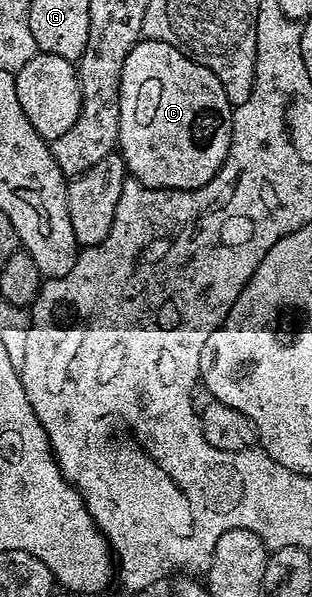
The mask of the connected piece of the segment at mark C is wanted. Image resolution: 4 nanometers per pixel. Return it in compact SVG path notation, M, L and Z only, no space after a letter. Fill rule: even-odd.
M148 39L138 41L136 47L127 55L127 63L123 63L121 90L119 91L119 139L117 144L121 157L125 161L125 168L131 174L132 180L141 181L149 189L198 189L203 187L221 170L221 164L229 154L234 108L223 91L223 83L219 83L217 76L208 67L200 65L192 57L188 57L187 54L179 52L175 47L162 41Z

